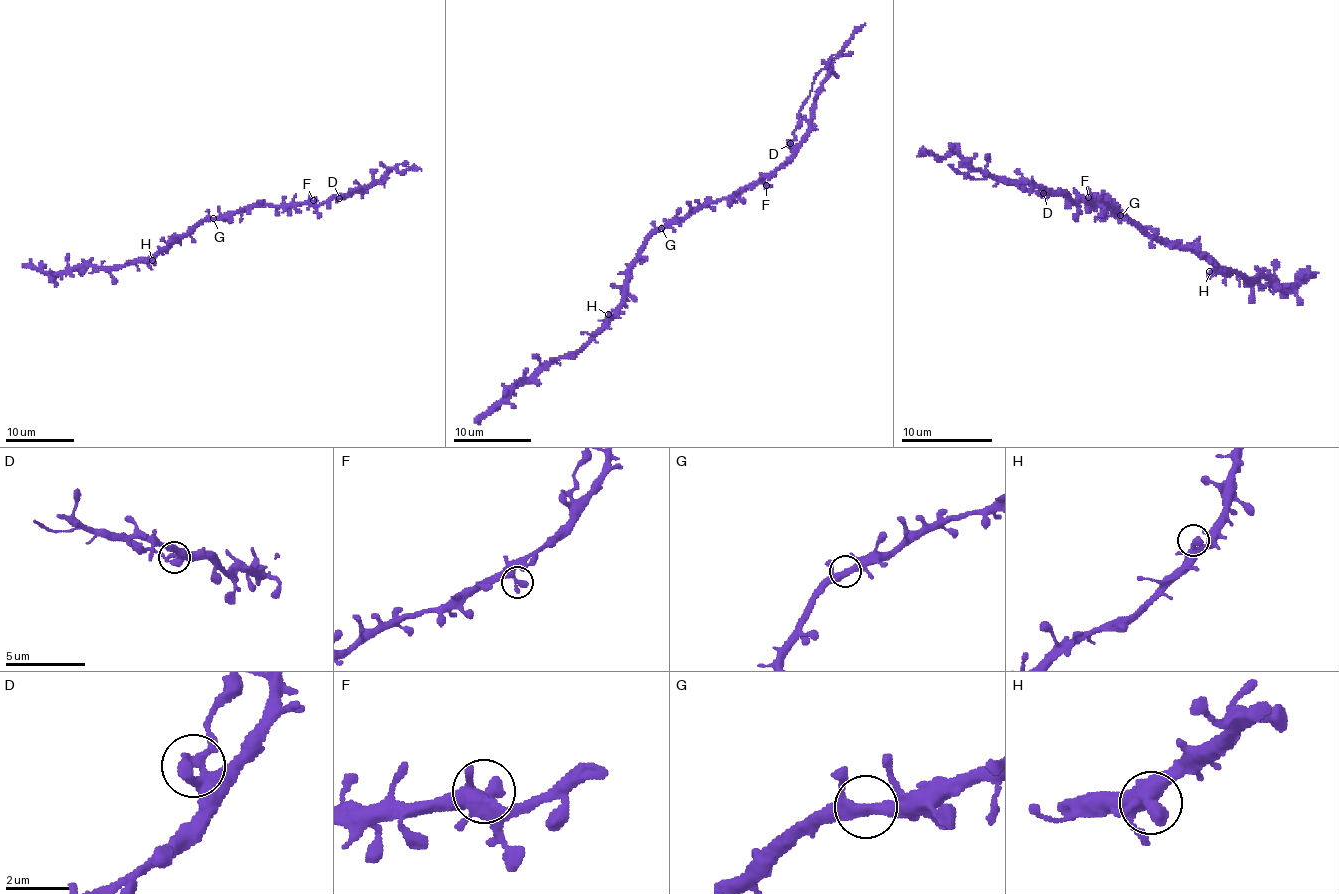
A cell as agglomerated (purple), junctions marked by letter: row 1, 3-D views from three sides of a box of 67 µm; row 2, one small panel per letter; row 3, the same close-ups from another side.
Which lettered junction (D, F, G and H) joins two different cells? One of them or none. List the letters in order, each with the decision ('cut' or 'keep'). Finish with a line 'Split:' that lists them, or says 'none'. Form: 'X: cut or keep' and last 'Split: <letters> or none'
D: cut
F: keep
G: keep
H: keep
Split: D

